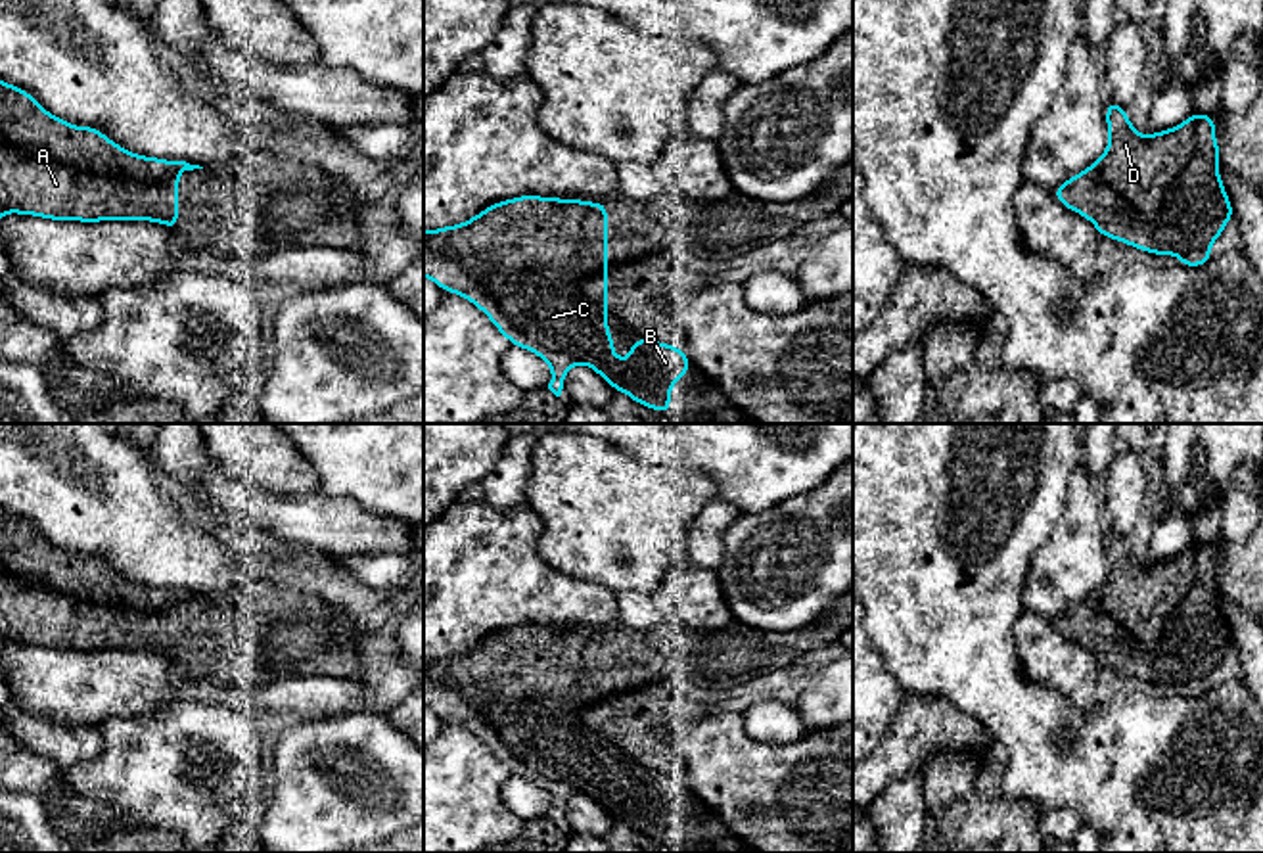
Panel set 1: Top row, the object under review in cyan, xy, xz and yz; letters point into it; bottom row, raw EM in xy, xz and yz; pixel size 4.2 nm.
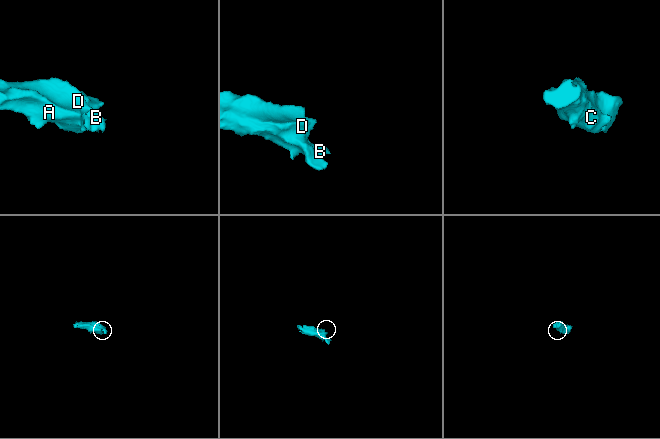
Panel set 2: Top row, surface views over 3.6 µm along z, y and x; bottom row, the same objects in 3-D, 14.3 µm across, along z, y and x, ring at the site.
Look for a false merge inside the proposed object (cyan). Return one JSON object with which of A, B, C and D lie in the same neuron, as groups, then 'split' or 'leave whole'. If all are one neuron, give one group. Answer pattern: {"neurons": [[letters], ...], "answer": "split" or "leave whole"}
{"neurons": [["A", "B", "C"], ["D"]], "answer": "split"}

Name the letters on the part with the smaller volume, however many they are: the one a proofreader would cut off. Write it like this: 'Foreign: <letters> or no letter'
Foreign: D

